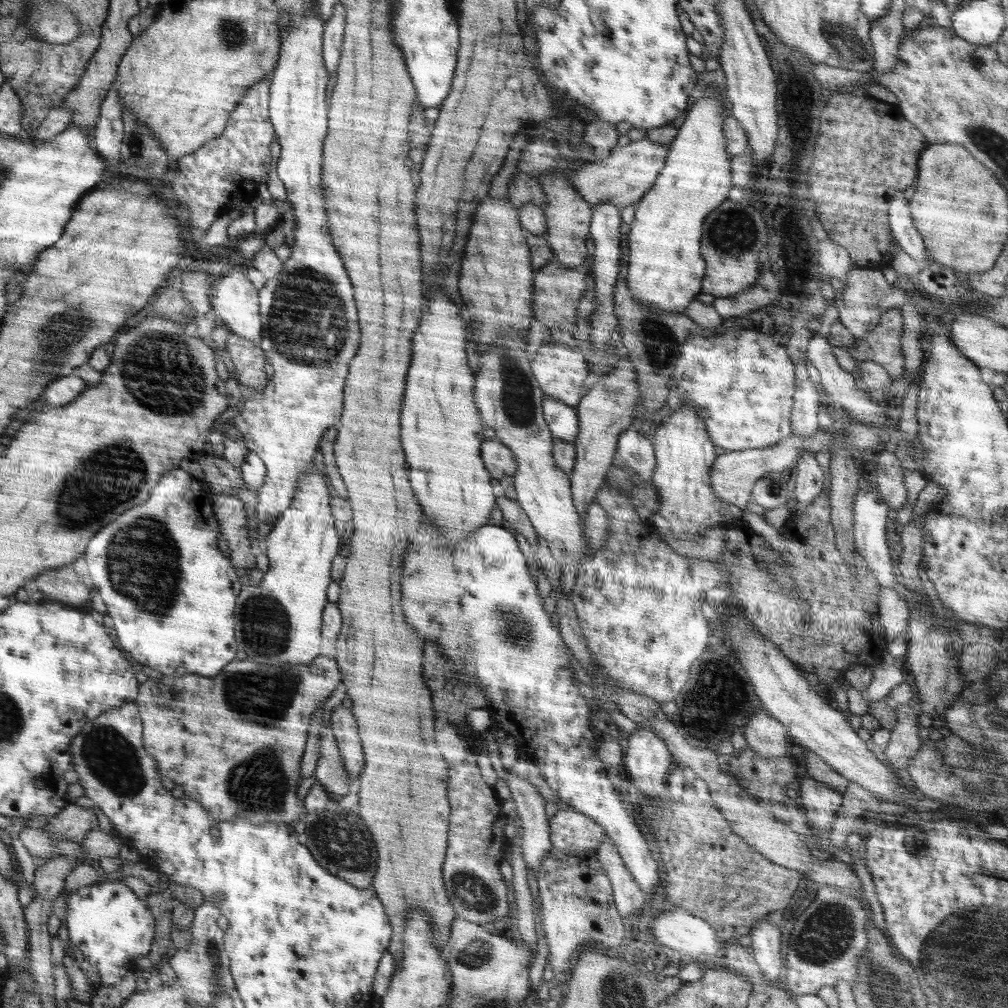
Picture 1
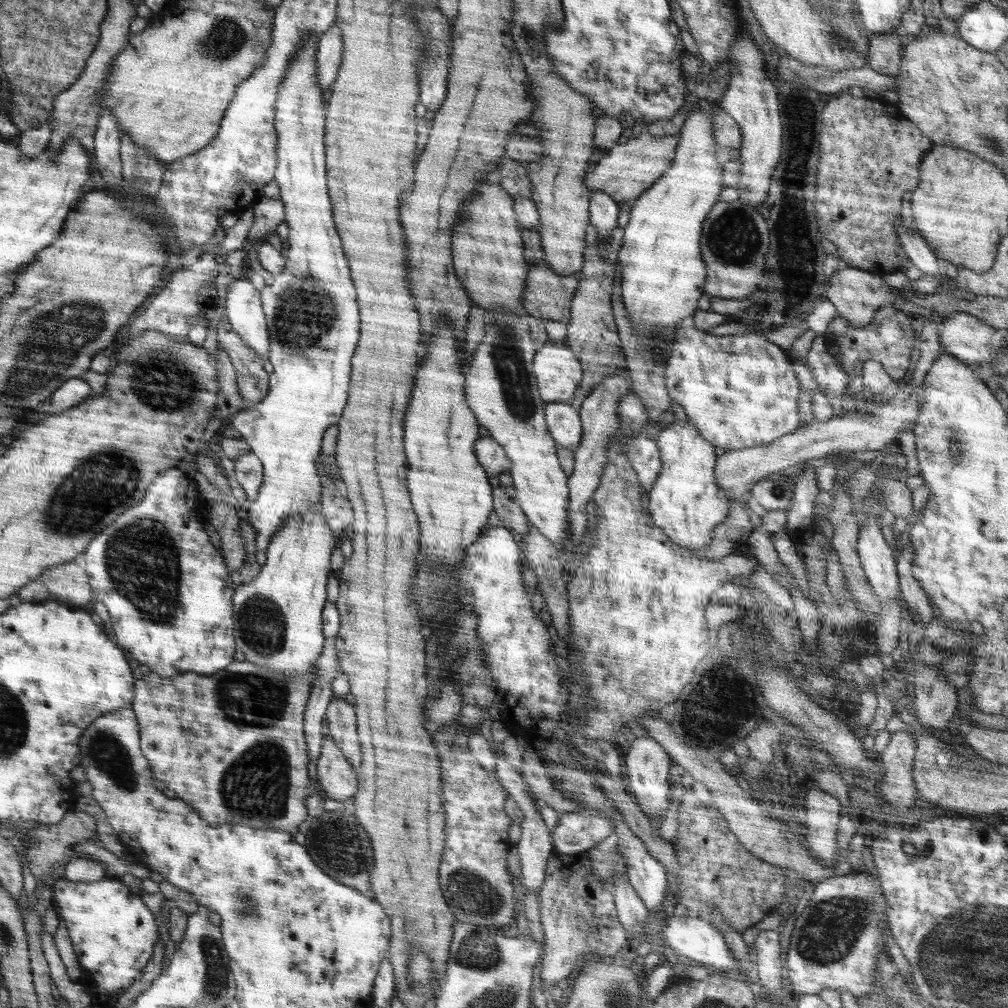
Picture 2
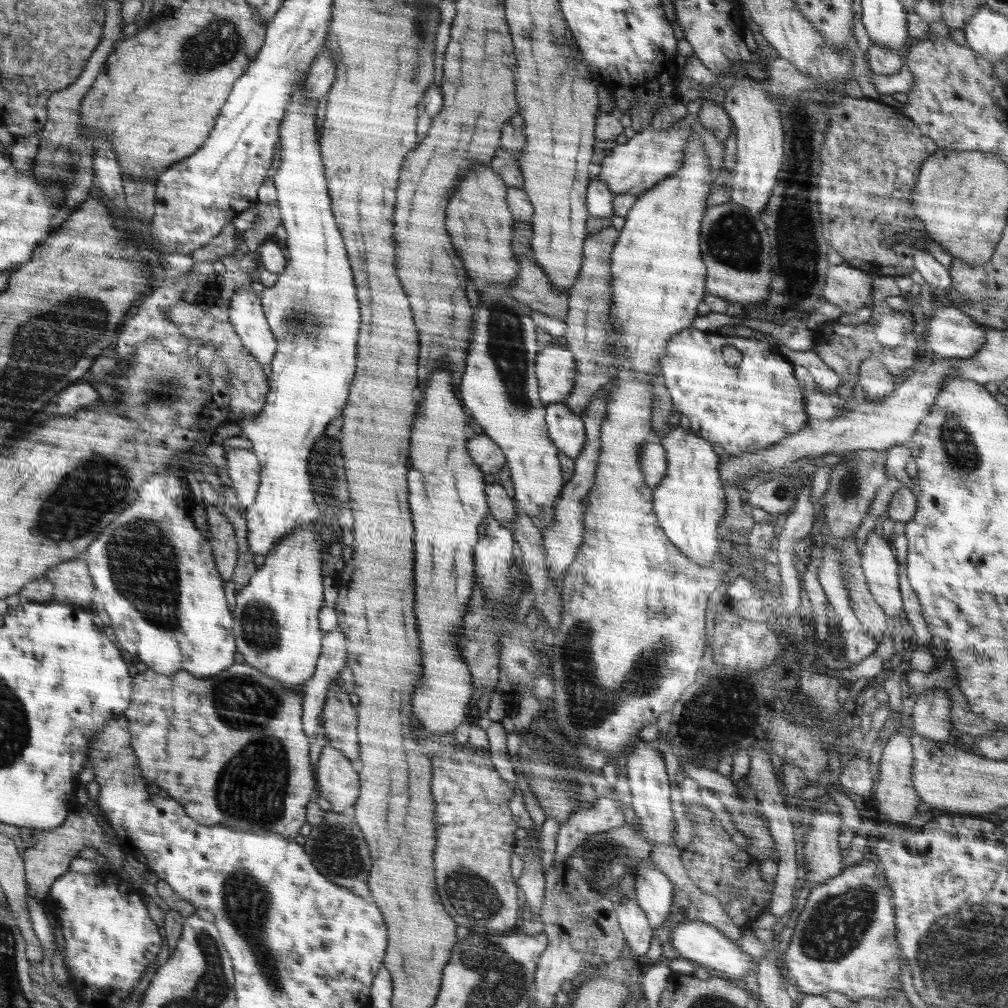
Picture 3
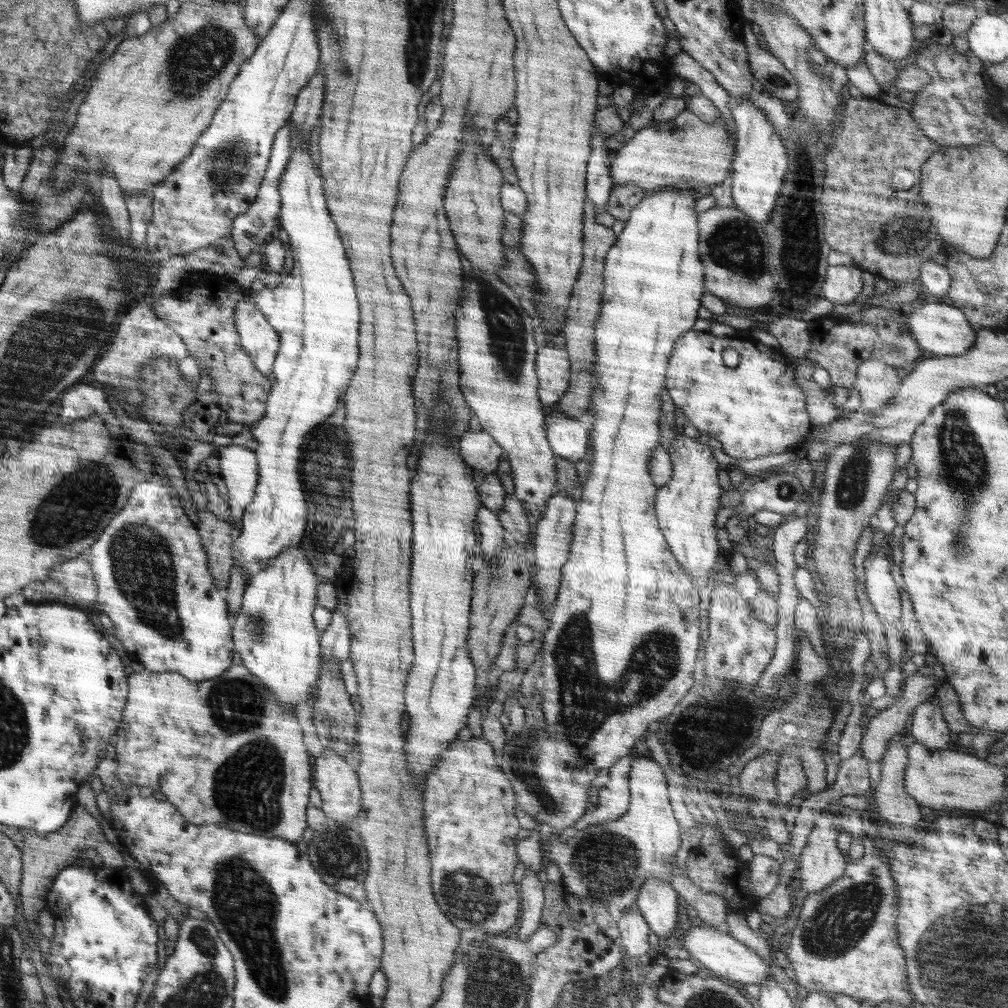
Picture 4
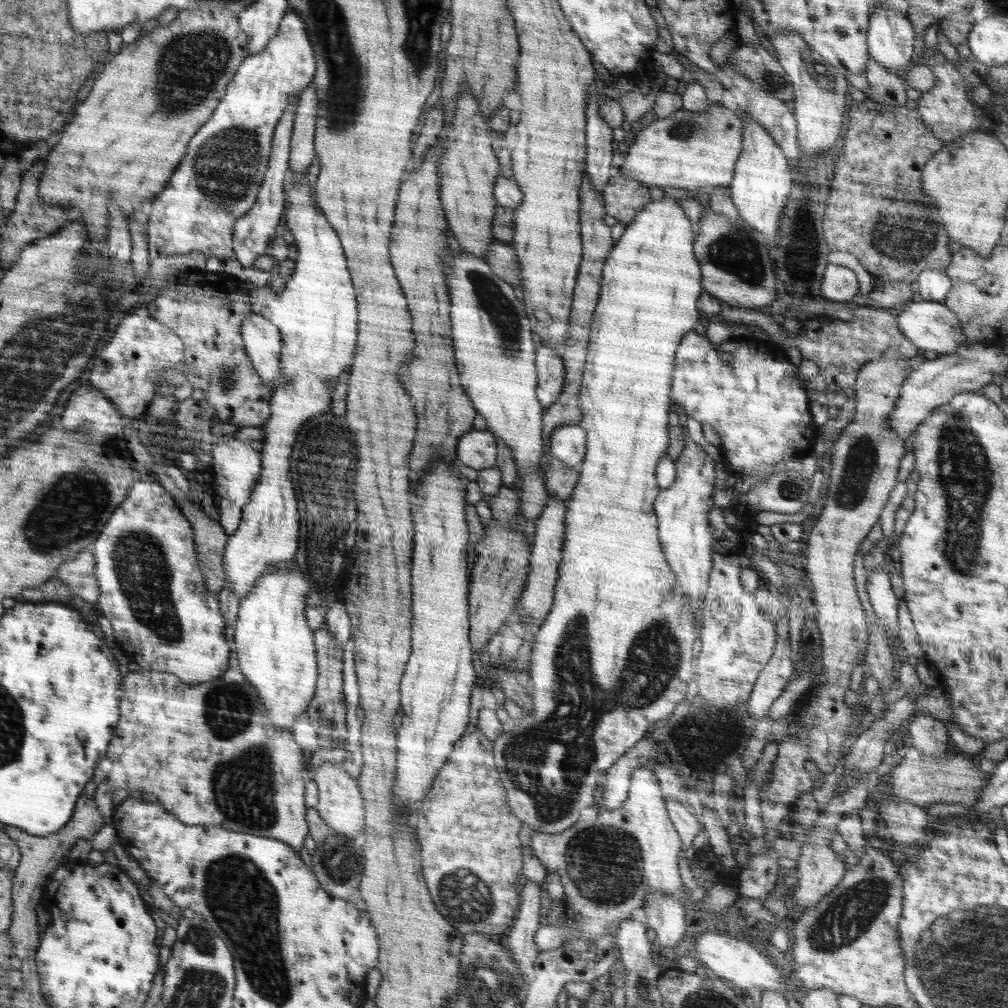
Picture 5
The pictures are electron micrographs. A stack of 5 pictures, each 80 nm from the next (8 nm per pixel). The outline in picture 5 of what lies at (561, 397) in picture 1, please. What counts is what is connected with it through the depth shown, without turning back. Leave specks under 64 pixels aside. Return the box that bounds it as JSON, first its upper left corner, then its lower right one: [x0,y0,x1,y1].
[537,346,565,408]

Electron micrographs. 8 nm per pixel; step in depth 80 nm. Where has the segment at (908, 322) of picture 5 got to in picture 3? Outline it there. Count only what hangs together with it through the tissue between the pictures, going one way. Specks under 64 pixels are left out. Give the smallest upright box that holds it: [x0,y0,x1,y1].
[910,307,986,358]

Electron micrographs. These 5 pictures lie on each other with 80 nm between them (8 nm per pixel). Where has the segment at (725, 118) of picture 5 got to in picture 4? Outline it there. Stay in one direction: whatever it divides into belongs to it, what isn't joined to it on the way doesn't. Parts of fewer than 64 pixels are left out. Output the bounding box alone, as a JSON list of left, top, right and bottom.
[610,109,737,193]

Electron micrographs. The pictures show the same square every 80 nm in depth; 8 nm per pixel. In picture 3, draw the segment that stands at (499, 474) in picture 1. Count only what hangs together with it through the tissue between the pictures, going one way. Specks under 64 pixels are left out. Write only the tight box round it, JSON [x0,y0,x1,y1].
[468,433,508,478]

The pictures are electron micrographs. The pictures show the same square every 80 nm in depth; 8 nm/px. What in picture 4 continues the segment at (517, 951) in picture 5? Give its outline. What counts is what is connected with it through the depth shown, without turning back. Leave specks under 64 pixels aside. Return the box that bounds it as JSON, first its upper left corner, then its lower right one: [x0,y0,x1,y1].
[512,870,545,941]

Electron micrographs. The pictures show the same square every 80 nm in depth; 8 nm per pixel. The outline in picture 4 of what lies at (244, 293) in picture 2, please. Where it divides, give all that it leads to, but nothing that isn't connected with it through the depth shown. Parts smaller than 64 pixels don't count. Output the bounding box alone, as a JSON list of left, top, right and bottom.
[236,294,281,376]

